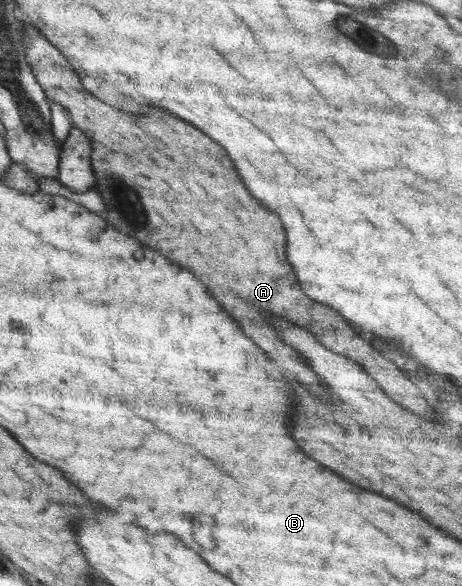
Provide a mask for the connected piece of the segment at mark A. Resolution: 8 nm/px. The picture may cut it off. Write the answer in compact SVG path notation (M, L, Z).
M28 20L23 24L23 41L25 59L46 97L69 111L74 127L87 133L91 141L91 167L95 177L91 189L101 193L109 225L189 269L255 345L267 353L275 353L275 363L291 371L297 381L321 399L325 399L321 383L313 377L309 365L305 365L305 357L297 357L297 353L277 337L273 325L265 321L265 313L309 330L327 349L361 363L395 403L421 417L435 415L403 371L381 357L379 344L363 340L338 311L305 295L285 257L285 231L281 221L275 213L249 197L221 145L187 121L157 107L145 109L143 117L133 117L87 93L63 54L45 36L39 35L38 28Z

